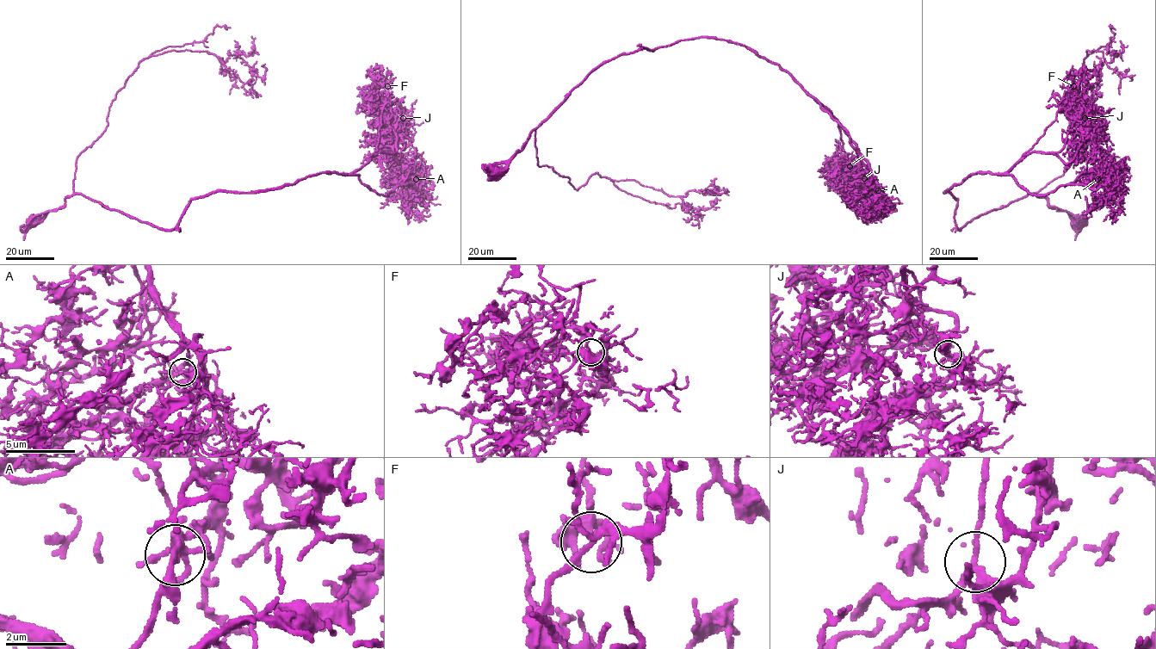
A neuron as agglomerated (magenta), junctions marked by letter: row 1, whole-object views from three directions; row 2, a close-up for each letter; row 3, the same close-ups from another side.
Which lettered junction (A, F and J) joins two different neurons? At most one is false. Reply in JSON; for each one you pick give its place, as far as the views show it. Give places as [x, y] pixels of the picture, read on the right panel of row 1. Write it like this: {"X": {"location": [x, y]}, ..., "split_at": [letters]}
{"split_at": []}

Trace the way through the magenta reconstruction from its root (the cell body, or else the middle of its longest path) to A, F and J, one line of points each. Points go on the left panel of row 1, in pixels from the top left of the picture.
A: (33, 221), (82, 194), (170, 230), (191, 200), (217, 191), (338, 173), (386, 194), (416, 180)
F: (33, 221), (82, 194), (170, 230), (191, 200), (217, 191), (352, 173), (380, 152), (397, 151), (388, 86)
J: (33, 221), (82, 194), (170, 230), (191, 200), (352, 173), (380, 152), (395, 152), (403, 118)

